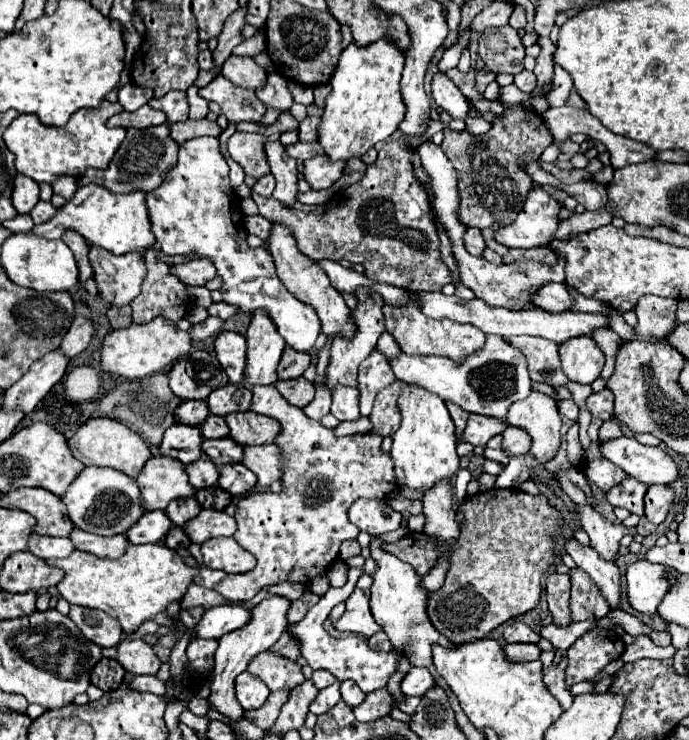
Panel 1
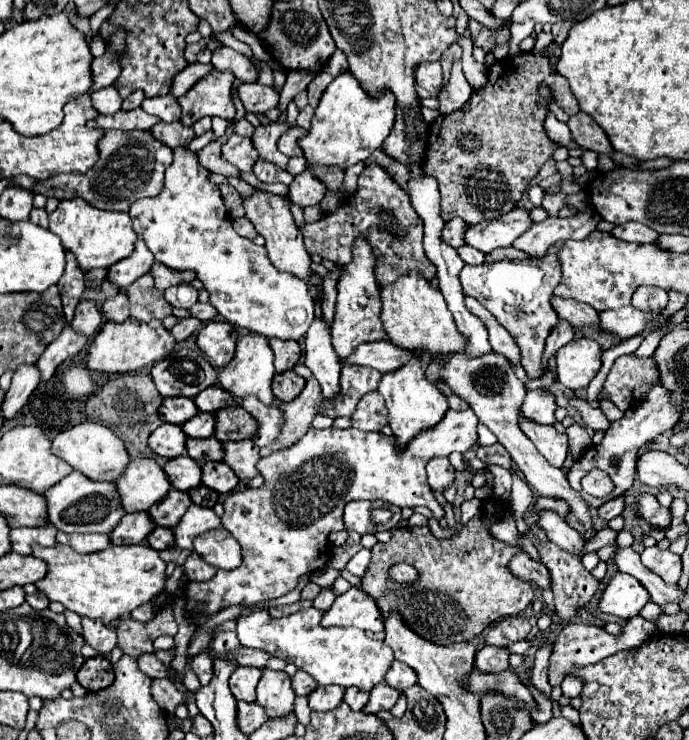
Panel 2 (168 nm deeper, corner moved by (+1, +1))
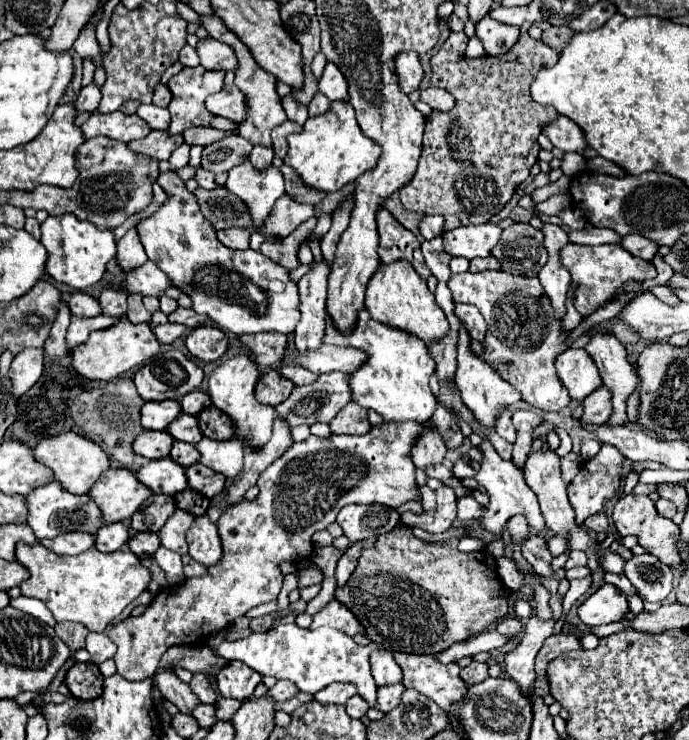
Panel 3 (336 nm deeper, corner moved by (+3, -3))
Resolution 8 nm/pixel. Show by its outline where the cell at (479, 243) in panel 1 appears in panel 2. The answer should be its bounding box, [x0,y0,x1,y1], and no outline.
[442,218,466,248]

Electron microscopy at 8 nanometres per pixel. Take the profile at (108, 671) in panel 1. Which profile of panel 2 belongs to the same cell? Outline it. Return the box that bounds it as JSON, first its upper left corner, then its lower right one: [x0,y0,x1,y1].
[76,656,114,692]

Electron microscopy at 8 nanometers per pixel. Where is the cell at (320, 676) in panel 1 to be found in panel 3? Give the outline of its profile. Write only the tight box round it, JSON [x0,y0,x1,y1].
[268,680,298,702]

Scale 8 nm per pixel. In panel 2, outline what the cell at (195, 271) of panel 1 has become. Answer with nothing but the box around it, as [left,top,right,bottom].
[150,262,196,290]

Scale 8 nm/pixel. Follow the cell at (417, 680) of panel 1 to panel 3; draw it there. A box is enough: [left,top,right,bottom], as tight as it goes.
[370,652,402,686]

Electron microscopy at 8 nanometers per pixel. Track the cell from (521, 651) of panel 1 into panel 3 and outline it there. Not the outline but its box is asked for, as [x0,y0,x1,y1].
[462,662,488,686]

